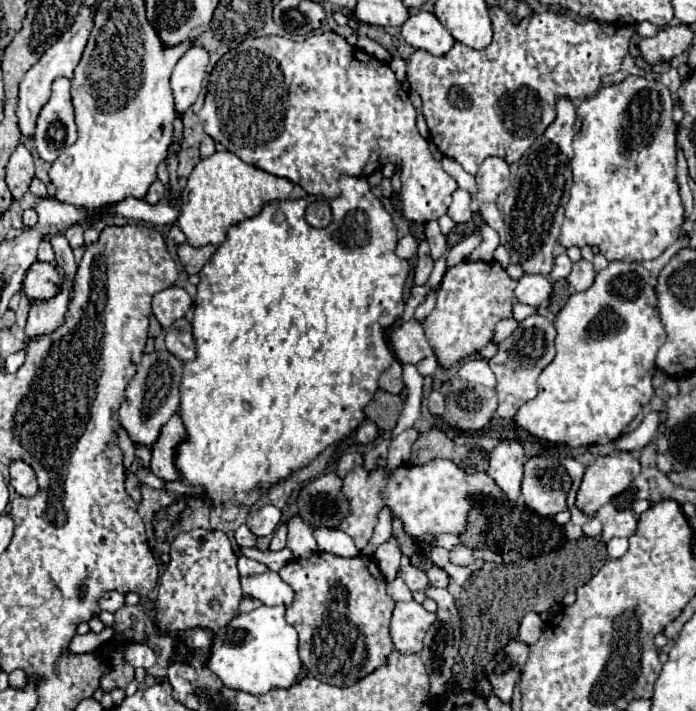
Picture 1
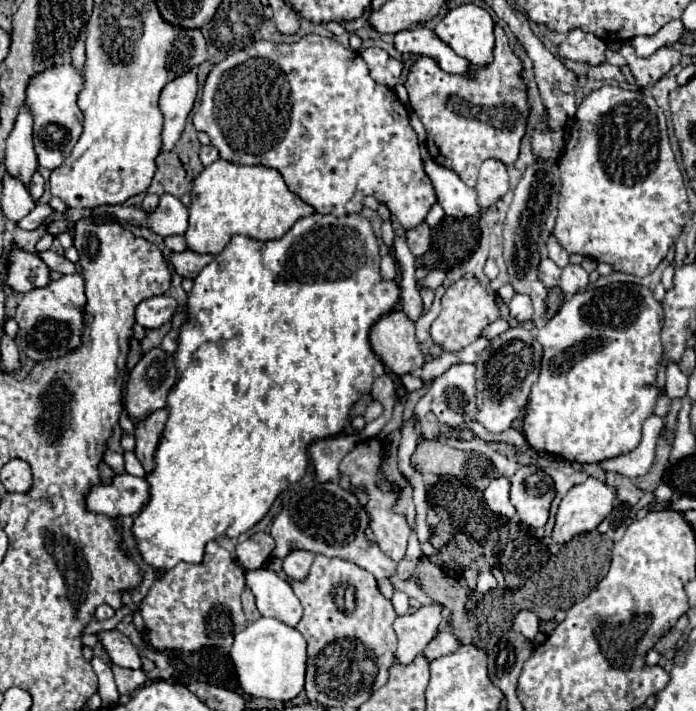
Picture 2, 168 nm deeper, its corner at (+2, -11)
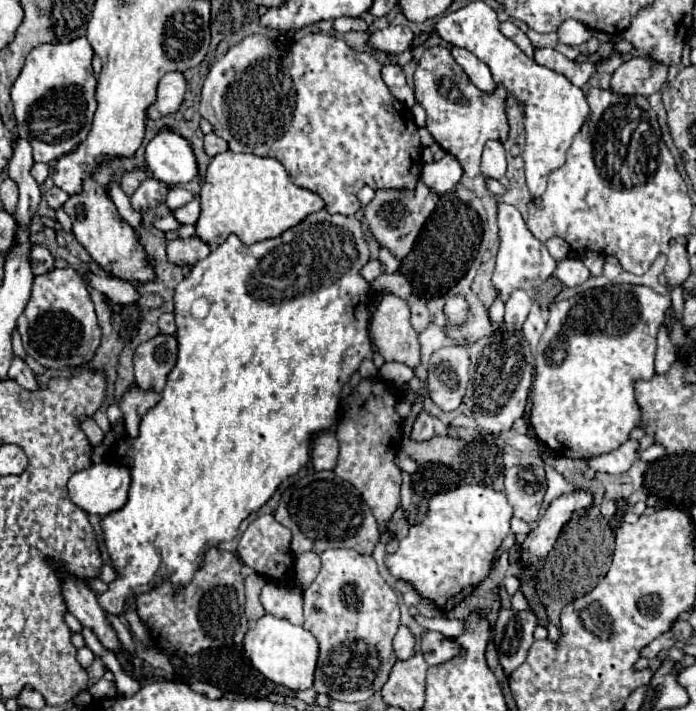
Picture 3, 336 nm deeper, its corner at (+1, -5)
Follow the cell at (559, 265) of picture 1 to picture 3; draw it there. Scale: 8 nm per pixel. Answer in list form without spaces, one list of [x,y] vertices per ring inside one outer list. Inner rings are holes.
[[[497,202],[497,226],[499,226],[499,252],[497,252],[497,264],[491,278],[491,286],[497,290],[497,296],[503,302],[507,302],[507,298],[515,290],[533,290],[541,286],[553,274],[557,262],[547,252],[547,246],[529,232],[521,212],[515,206]]]

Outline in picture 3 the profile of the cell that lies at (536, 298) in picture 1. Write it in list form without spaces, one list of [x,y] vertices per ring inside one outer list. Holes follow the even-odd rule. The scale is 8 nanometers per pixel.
[[[517,290],[511,294],[511,298],[505,302],[505,322],[517,324],[525,322],[529,310],[531,310],[531,296],[525,290]]]

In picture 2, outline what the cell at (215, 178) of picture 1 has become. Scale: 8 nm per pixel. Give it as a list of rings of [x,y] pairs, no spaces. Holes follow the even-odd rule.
[[[216,160],[206,166],[192,188],[192,204],[188,206],[190,224],[184,234],[186,244],[198,254],[220,254],[232,236],[244,234],[258,240],[282,238],[296,220],[314,212],[288,190],[282,176],[264,166],[236,166],[226,160]]]

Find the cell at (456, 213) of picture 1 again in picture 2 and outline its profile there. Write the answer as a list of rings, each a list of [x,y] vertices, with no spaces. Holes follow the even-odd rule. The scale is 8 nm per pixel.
[[[428,160],[426,174],[438,192],[438,204],[444,208],[446,216],[450,218],[478,216],[476,190],[466,186],[454,170],[444,168],[434,160]]]

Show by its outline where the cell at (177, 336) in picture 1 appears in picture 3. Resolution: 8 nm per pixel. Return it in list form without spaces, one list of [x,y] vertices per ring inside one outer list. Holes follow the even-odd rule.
[[[161,314],[159,316],[159,330],[163,334],[175,334],[177,326],[175,326],[175,316],[173,314]]]

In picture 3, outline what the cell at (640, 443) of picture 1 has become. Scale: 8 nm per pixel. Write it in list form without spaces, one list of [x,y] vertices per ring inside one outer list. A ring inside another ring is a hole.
[[[627,440],[617,450],[609,452],[609,454],[595,456],[595,458],[589,458],[587,462],[589,462],[589,468],[593,468],[595,472],[621,474],[621,472],[627,472],[629,466],[635,460],[637,460],[637,442],[635,440]]]

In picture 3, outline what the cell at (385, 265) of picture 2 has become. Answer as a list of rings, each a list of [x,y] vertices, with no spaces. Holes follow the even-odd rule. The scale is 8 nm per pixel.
[[[373,260],[373,262],[367,262],[365,266],[363,266],[363,270],[359,270],[359,274],[365,278],[365,280],[375,280],[379,274],[383,274],[381,272],[381,264],[379,264],[379,260]]]

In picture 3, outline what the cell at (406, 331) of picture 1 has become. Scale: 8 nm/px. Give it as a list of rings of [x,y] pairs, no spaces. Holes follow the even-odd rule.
[[[385,294],[369,322],[371,338],[385,362],[403,362],[415,368],[421,362],[419,340],[409,322],[409,304],[393,294]]]

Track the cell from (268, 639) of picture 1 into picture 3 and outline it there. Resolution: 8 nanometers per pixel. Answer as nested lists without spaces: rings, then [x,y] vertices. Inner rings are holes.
[[[265,614],[257,620],[255,628],[245,634],[243,648],[251,664],[271,682],[283,684],[291,690],[307,690],[313,688],[313,674],[319,656],[319,644],[315,636],[303,626],[295,626],[283,618],[275,618]]]

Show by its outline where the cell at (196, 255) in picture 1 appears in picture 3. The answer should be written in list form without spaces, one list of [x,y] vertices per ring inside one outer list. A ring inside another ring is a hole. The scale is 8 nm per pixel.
[[[197,236],[177,238],[177,240],[167,242],[169,262],[173,262],[177,266],[183,266],[183,264],[193,266],[195,262],[207,258],[207,254],[209,254],[209,246],[201,238],[197,238]]]

